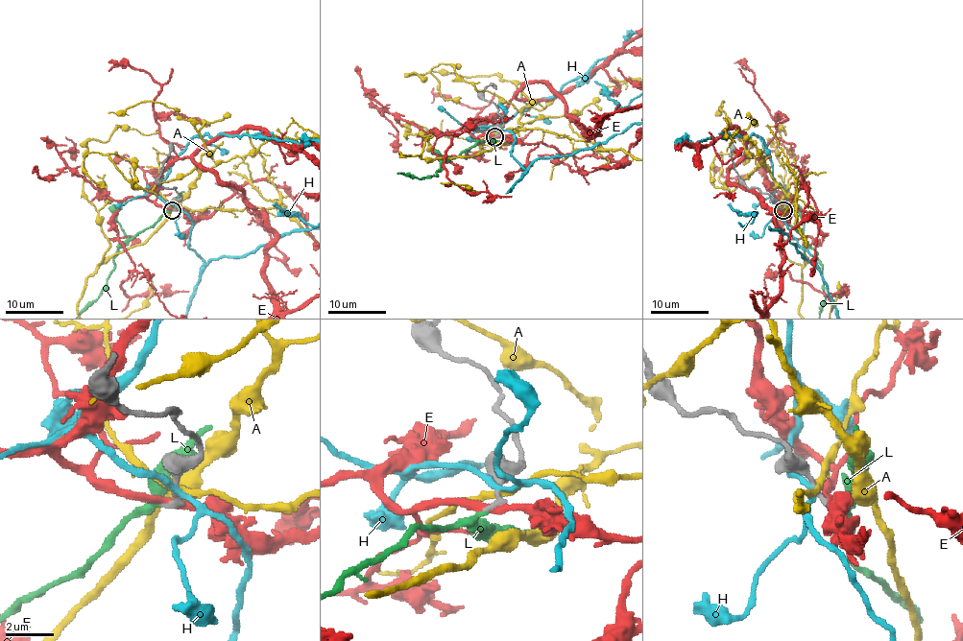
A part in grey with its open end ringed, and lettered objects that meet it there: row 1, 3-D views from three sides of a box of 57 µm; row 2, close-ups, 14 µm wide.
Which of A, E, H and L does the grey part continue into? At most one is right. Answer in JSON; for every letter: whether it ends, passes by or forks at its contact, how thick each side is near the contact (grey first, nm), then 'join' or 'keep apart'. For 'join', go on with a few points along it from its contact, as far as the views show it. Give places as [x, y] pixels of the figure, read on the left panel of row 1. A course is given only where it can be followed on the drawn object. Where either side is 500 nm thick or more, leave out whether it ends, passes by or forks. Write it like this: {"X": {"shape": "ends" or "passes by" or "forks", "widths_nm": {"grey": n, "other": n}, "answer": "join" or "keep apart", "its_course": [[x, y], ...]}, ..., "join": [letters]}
{"A": {"shape": "forks", "widths_nm": {"grey": 240, "other": 180}, "answer": "keep apart"}, "E": {"shape": "passes by", "widths_nm": {"grey": 280, "other": 300}, "answer": "keep apart"}, "H": {"shape": "passes by", "widths_nm": {"grey": 240, "other": 220}, "answer": "keep apart"}, "L": {"shape": "passes by", "widths_nm": {"grey": 240, "other": 200}, "answer": "join"}, "join": ["L"]}

